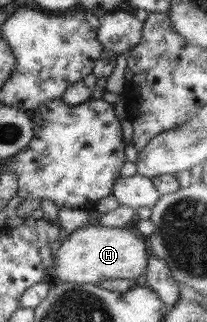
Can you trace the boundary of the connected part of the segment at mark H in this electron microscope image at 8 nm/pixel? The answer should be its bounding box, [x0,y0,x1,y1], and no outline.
[53,225,148,284]

